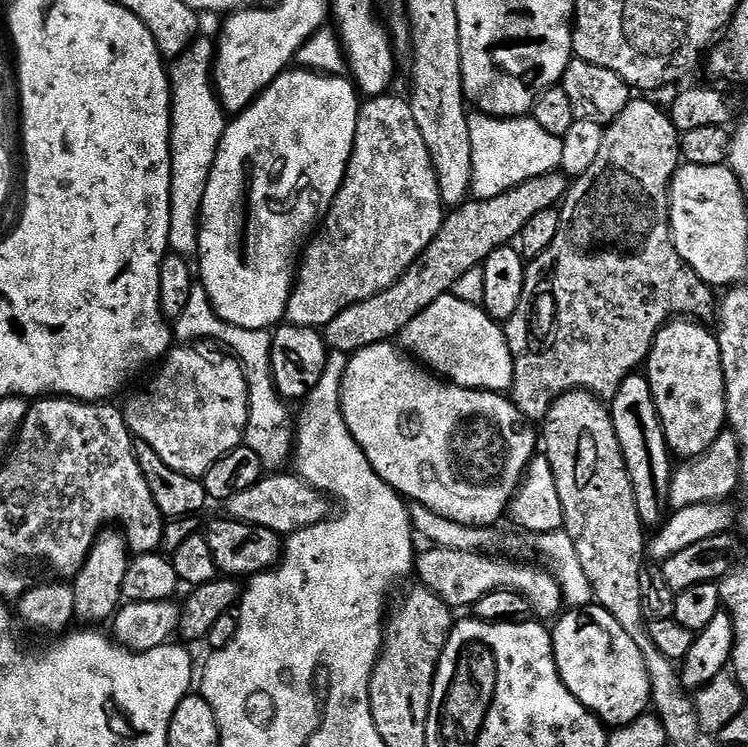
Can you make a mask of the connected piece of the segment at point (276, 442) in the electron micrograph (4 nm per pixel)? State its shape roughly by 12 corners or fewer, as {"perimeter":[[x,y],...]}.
{"perimeter":[[203,299],[183,323],[221,340],[248,382],[246,447],[265,469],[294,452],[294,416],[272,380],[272,332],[239,328]]}

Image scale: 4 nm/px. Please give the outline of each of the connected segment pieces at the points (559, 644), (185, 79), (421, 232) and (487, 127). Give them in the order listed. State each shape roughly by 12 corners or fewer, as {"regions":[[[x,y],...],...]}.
{"regions":[[[595,602],[551,634],[566,690],[613,729],[649,711],[642,650]],[[215,45],[170,66],[171,230],[199,251],[206,186],[227,128]],[[363,101],[287,323],[398,283],[446,205],[411,103]],[[535,118],[468,121],[472,190],[489,200],[557,171]]]}

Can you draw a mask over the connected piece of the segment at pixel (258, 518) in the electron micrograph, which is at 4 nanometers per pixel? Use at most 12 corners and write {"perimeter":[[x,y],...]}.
{"perimeter":[[268,474],[227,515],[291,534],[329,519],[329,497],[295,474]]}

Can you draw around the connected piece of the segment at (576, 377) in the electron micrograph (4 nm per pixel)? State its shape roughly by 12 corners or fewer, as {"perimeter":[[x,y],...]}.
{"perimeter":[[604,128],[506,321],[510,399],[615,400],[713,289],[672,241],[681,133]]}

